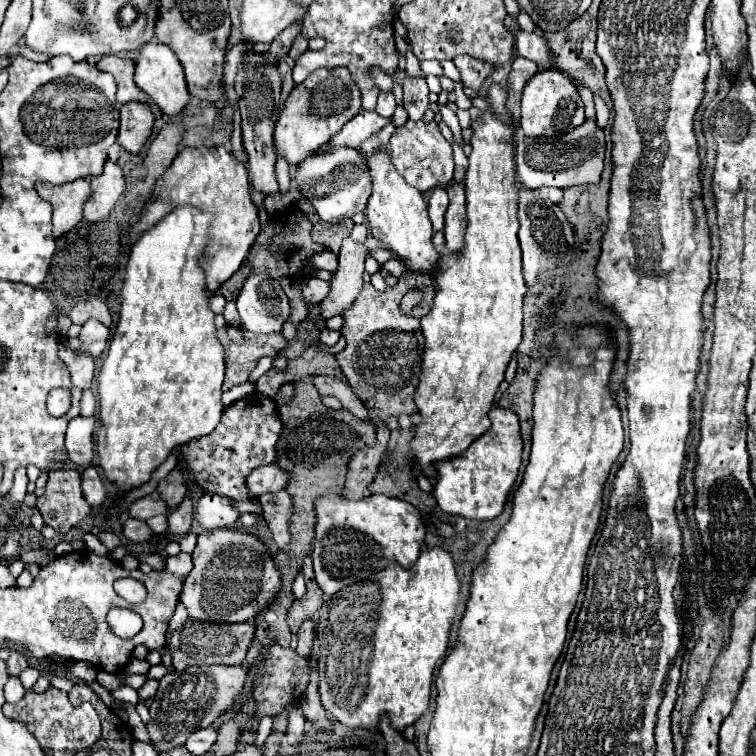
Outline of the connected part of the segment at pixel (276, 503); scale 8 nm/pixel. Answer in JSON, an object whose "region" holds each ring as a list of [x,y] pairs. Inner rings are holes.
{"region":[[[284,488],[282,492],[272,492],[272,494],[260,496],[260,504],[262,504],[262,510],[264,510],[264,518],[270,524],[272,538],[274,538],[276,546],[280,550],[288,550],[290,542],[292,542],[288,524],[290,524],[290,516],[292,516],[292,510],[294,510],[288,490]]]}

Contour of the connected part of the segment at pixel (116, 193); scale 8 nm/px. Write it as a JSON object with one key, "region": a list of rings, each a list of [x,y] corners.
{"region":[[[106,162],[104,172],[100,176],[90,178],[92,194],[84,204],[84,218],[88,222],[106,220],[114,204],[118,202],[120,194],[124,192],[124,174],[118,164]]]}

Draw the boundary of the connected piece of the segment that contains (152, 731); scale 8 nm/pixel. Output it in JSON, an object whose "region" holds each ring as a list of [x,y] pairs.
{"region":[[[192,666],[182,672],[168,672],[162,678],[162,688],[158,688],[158,694],[152,700],[152,716],[146,724],[152,746],[158,752],[164,752],[164,748],[184,746],[184,740],[192,732],[216,724],[216,718],[222,712],[232,710],[240,700],[244,680],[246,670],[242,666]]]}

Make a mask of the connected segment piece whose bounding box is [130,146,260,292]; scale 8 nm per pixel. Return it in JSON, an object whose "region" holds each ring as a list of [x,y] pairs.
{"region":[[[218,146],[216,152],[214,148],[184,148],[162,174],[162,178],[156,182],[154,190],[156,200],[144,208],[142,218],[132,226],[130,240],[134,242],[144,230],[148,230],[168,212],[172,212],[178,204],[192,204],[200,210],[208,208],[214,220],[210,232],[210,246],[202,258],[202,268],[206,272],[208,290],[216,292],[220,284],[224,284],[242,266],[260,232],[258,210],[250,200],[246,164],[234,160],[234,156],[224,146]]]}

